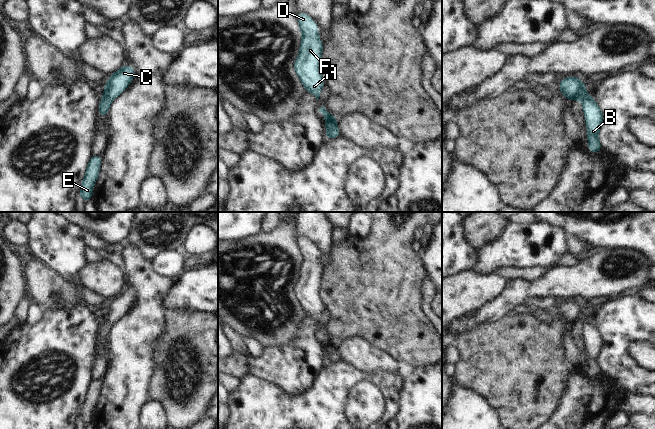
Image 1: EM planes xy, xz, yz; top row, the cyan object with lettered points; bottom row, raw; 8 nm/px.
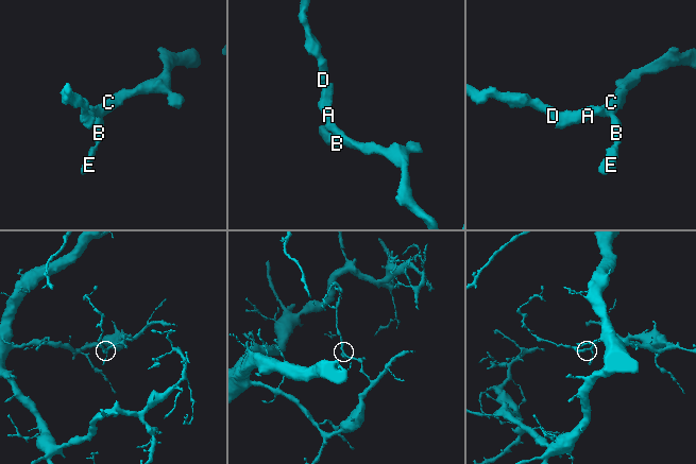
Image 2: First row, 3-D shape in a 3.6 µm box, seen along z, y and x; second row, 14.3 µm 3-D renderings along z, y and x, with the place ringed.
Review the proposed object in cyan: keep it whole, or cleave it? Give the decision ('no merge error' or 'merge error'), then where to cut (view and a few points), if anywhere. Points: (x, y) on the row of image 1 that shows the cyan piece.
no merge error | no cut

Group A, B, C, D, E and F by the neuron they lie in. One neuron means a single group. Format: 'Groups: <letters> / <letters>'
Groups: A B C D E F.

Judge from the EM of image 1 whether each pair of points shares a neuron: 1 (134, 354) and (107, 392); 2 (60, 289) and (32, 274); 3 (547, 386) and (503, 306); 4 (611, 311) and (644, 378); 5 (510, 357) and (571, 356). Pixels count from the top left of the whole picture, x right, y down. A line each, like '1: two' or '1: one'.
1: one
2: one
3: two
4: one
5: two

